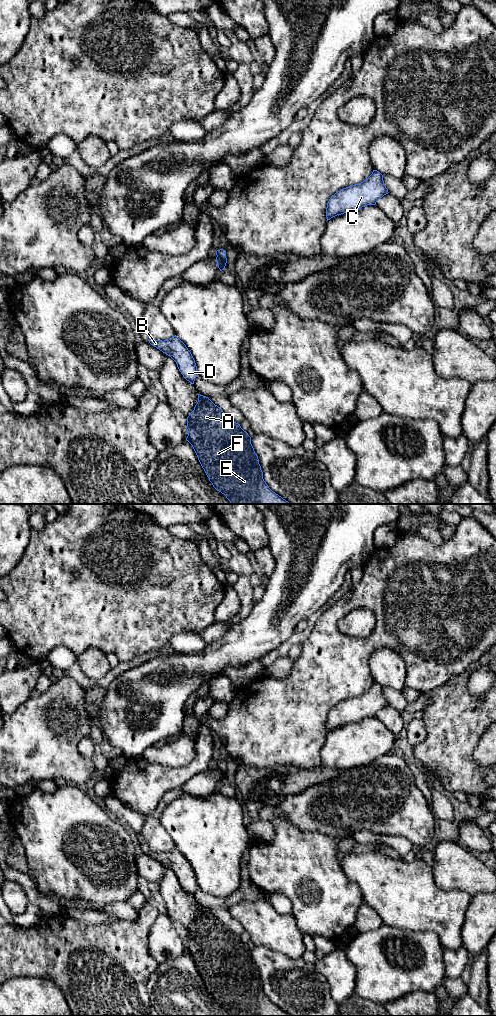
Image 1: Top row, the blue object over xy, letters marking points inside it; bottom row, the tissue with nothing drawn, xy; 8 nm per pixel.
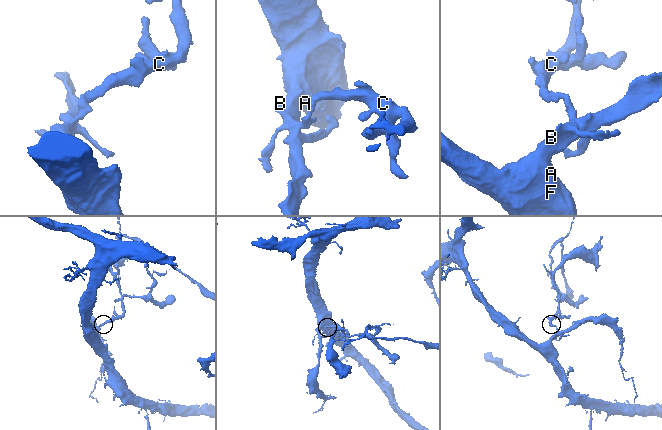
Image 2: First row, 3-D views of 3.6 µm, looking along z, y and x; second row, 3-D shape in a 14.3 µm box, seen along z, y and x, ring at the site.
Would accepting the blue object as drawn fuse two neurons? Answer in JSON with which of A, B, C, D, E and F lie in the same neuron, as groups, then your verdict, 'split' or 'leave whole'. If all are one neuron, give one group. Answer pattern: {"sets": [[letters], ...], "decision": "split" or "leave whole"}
{"sets": [["A", "B", "D", "E", "F"], ["C"]], "decision": "split"}

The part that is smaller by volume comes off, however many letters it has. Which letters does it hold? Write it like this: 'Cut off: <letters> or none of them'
Cut off: C

